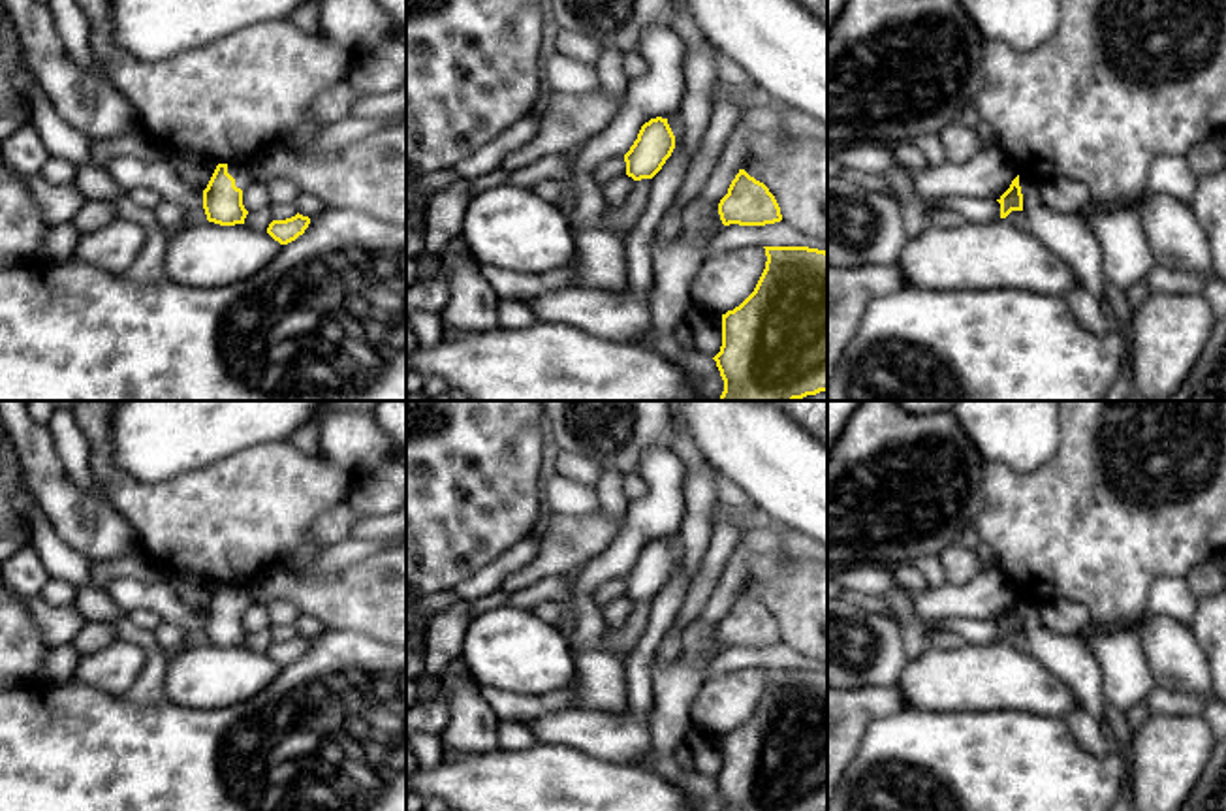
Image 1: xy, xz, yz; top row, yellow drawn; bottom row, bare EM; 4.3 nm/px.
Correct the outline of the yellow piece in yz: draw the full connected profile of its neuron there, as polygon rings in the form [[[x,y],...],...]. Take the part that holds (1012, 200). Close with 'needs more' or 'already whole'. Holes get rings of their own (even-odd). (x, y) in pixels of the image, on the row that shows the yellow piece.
[[[1019,175],[1012,181],[1010,188],[997,201],[1000,203],[1000,218],[1006,218],[1012,211],[1023,211]]] | already whole

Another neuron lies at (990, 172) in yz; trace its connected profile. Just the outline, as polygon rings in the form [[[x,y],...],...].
[[[998,143],[982,145],[982,149],[963,164],[944,162],[910,171],[914,190],[923,201],[951,196],[1000,199],[1017,177],[1014,162]]]

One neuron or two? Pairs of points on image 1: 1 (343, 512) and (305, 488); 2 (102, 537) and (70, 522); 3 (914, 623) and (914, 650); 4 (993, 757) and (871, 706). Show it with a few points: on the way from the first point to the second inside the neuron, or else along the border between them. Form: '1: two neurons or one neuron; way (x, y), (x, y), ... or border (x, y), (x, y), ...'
1: two neurons; border (345, 501), (328, 508), (313, 525), (314, 540)
2: one neuron; way (94, 531), (78, 525)
3: one neuron; way (914, 629), (914, 644)
4: two neurons; border (905, 706), (880, 715), (858, 744)

